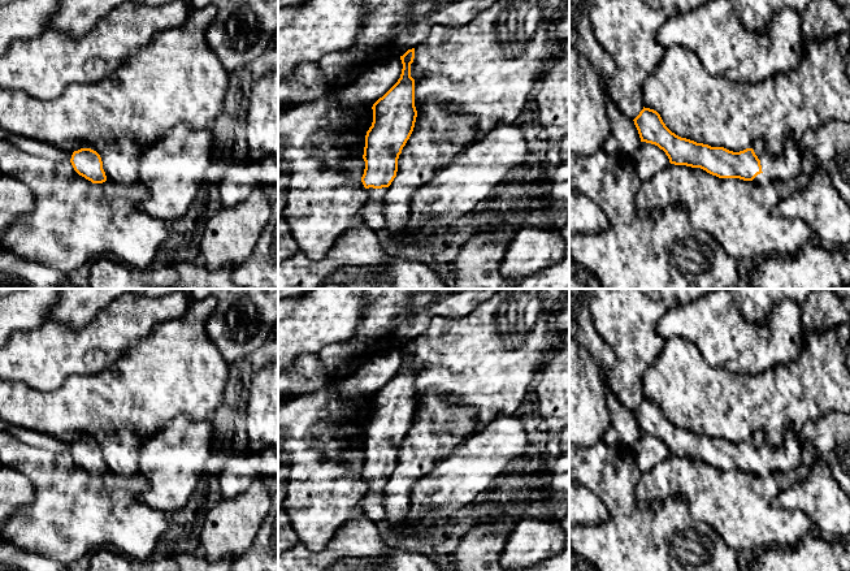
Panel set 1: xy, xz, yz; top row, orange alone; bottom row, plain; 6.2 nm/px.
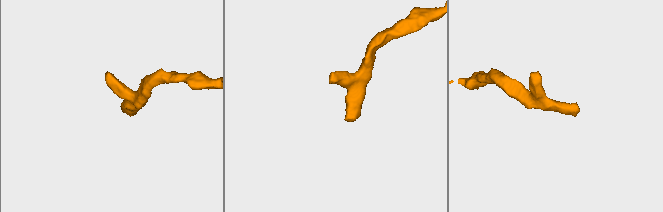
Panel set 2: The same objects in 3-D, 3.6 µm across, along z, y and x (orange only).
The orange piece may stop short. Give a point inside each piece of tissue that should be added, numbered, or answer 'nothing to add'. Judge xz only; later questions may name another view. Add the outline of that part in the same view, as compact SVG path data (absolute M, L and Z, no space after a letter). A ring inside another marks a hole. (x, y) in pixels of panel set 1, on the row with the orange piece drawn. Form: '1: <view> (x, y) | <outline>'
1: xz (372, 213) | M369 187L367 189L369 194L369 200L367 204L359 211L359 215L364 220L364 224L378 232L386 228L386 217L383 212L383 198L380 189Z

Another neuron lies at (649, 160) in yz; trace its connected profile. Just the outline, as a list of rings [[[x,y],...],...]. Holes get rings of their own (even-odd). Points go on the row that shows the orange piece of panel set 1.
[[[642,142],[639,148],[632,156],[636,172],[641,181],[647,181],[659,174],[671,163],[668,156],[658,146]]]

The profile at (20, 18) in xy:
[[[13,0],[0,5],[0,56],[16,39],[36,38],[51,29],[57,0]]]

